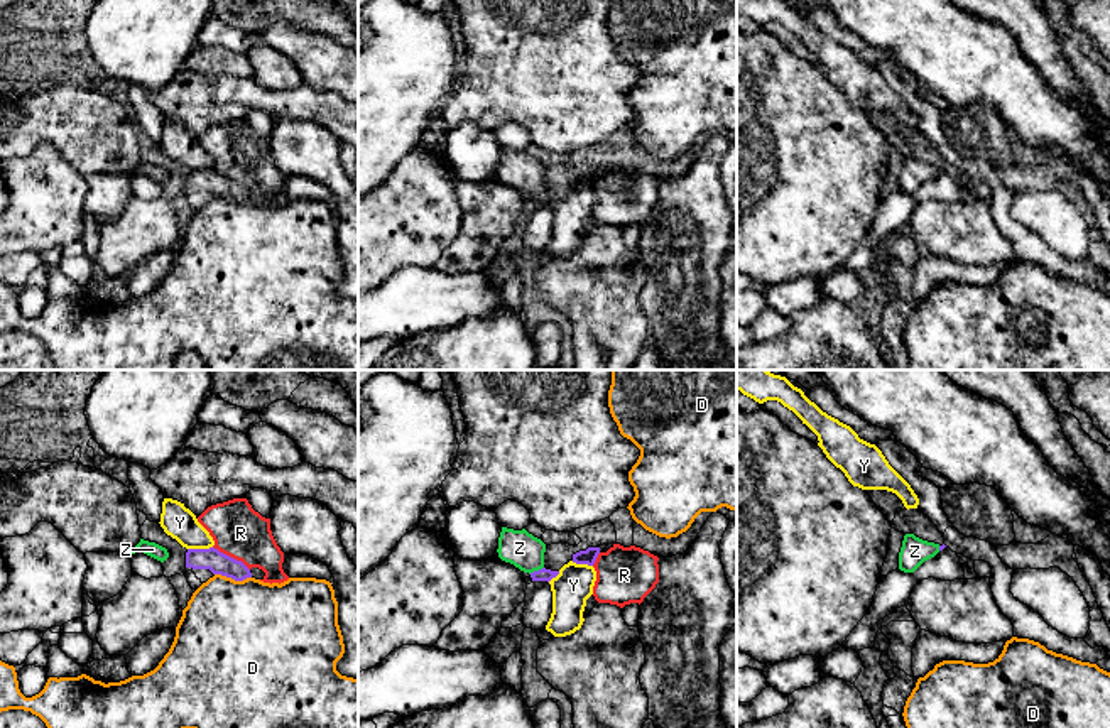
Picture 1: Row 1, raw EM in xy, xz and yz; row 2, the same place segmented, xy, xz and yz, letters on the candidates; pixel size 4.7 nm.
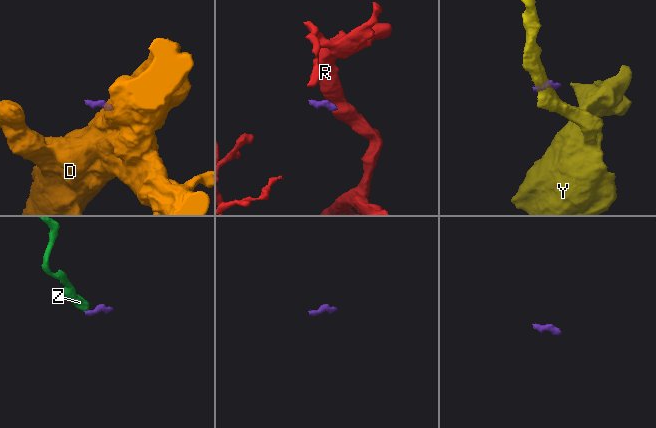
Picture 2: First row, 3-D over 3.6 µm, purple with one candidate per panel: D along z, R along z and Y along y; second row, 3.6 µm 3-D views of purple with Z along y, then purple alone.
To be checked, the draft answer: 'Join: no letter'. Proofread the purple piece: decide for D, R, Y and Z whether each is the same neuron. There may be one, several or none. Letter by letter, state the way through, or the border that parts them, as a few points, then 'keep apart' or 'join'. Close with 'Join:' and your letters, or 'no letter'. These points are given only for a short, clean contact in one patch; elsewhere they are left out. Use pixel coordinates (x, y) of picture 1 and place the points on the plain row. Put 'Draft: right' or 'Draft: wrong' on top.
Draft: wrong
D: border along xy (215, 195), (235, 201), (250, 200); keep apart
R: border along xy (213, 168), (239, 181), (249, 191); keep apart
Y: border along xy (212, 168), (188, 171); keep apart
Z: runs through xz (543, 196), (536, 193), (531, 181), (519, 169); join
Join: Z

